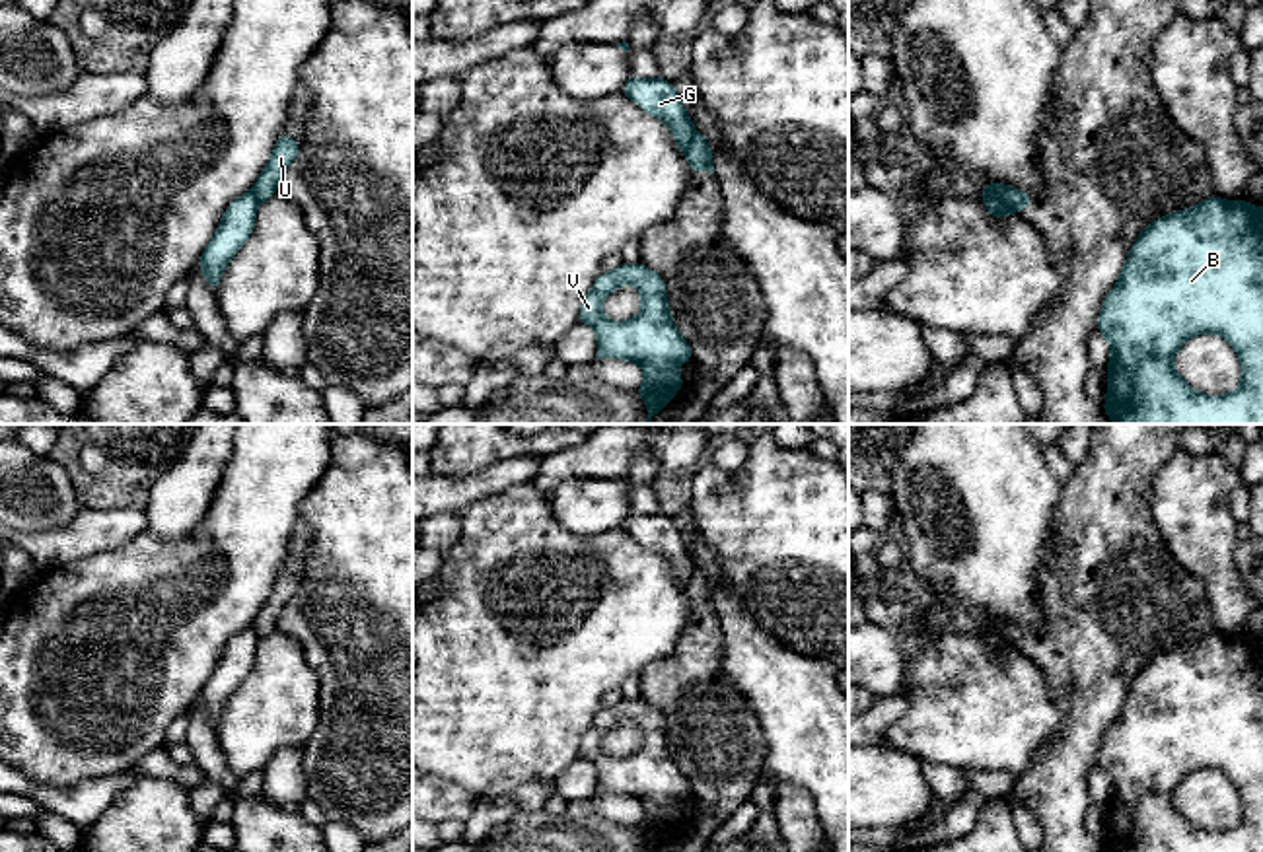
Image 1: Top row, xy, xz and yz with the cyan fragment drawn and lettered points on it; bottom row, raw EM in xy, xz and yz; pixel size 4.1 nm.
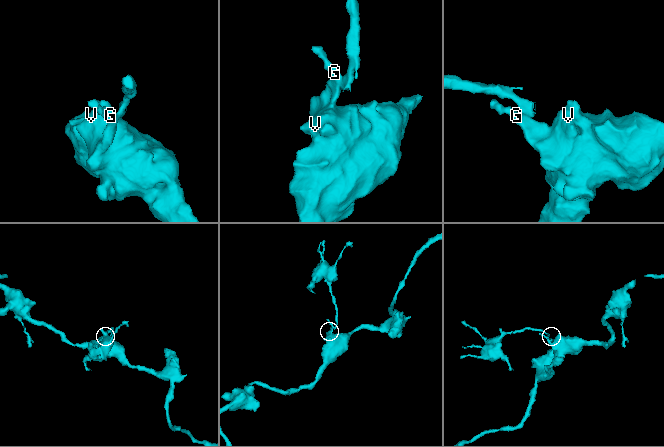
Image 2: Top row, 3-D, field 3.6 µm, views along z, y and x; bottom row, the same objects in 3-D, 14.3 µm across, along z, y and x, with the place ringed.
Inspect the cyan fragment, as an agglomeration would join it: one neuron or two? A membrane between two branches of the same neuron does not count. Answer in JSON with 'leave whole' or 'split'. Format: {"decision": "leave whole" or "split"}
{"decision": "split"}

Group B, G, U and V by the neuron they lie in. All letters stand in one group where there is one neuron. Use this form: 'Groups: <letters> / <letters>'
Groups: B G V / U

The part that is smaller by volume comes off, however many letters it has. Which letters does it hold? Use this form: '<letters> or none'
U

